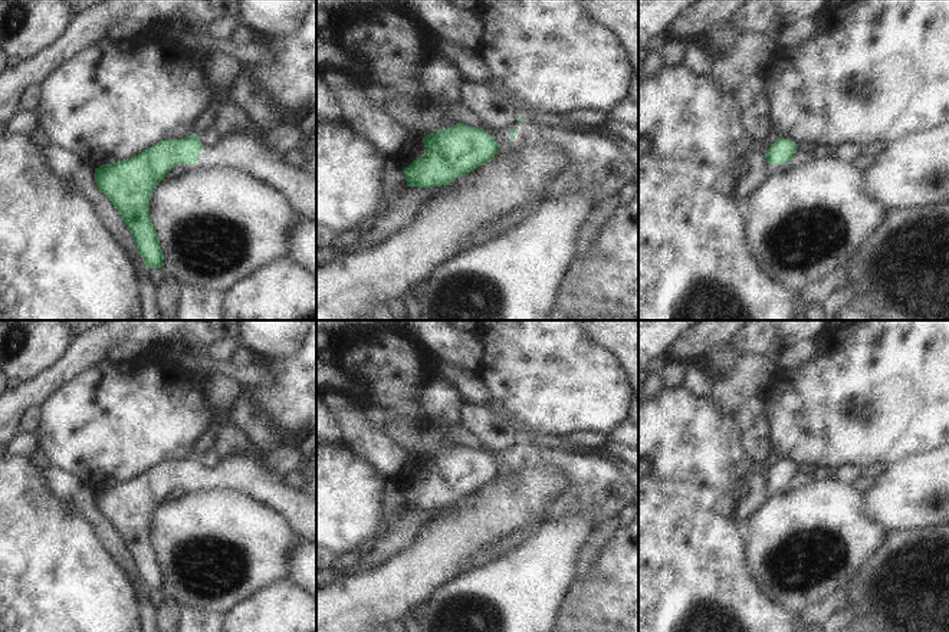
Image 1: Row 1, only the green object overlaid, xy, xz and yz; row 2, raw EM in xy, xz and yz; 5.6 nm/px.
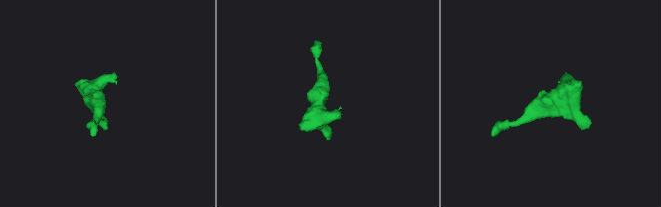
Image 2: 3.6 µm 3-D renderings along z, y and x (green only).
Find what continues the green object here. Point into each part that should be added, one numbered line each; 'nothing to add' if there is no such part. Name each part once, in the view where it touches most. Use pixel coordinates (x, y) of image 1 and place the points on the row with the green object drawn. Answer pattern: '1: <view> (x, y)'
1: xy (243, 151)

